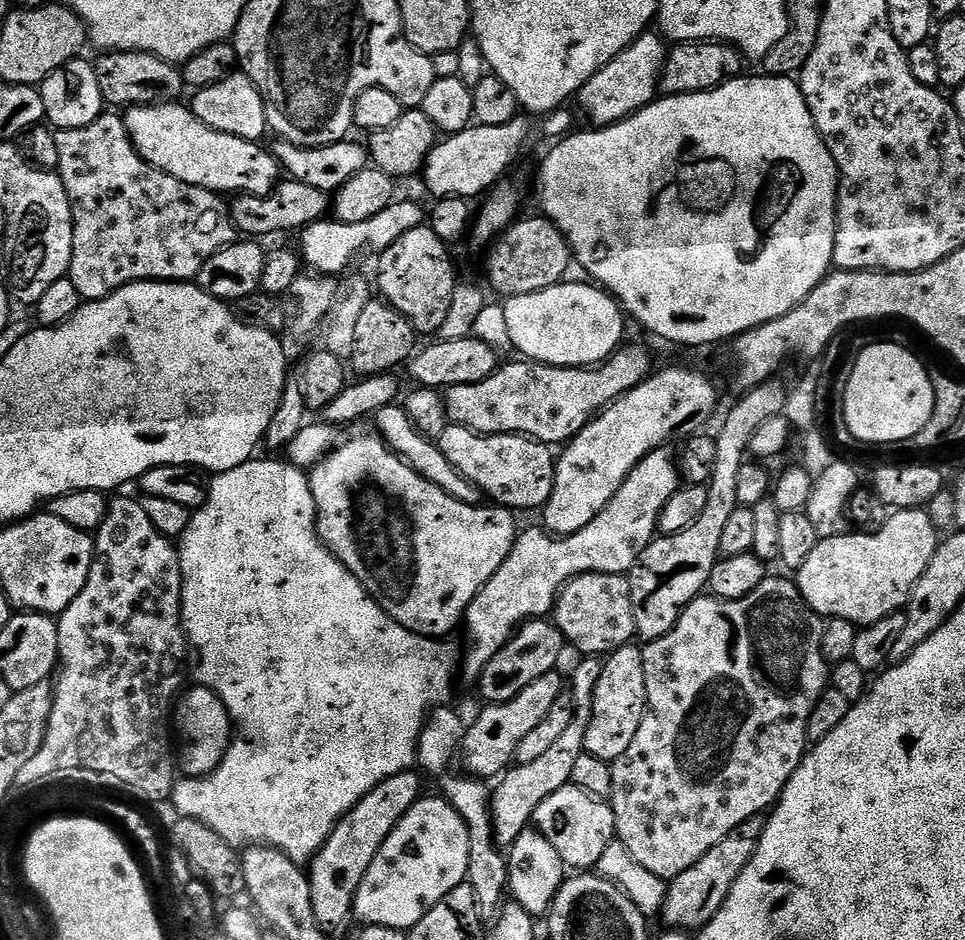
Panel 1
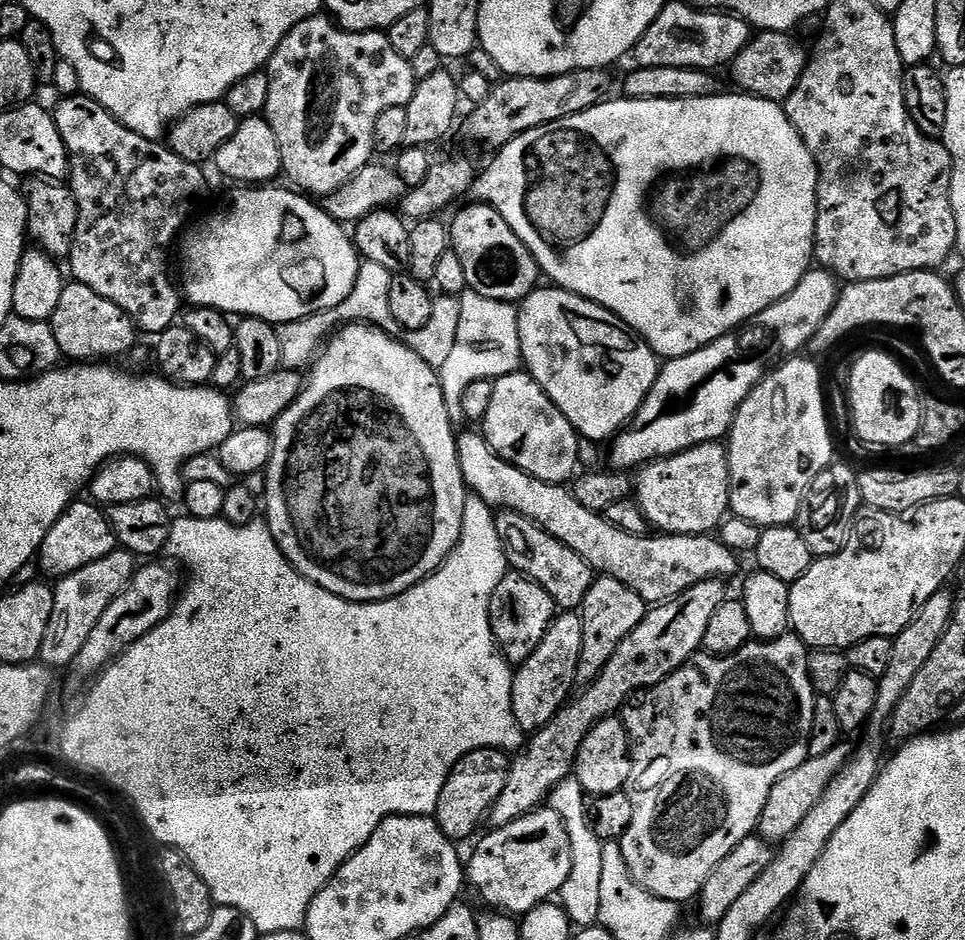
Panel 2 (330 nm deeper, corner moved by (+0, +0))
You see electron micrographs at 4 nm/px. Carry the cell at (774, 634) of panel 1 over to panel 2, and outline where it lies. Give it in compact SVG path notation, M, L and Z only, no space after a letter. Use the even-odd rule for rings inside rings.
M785 634L773 640L753 639L728 656L697 654L678 670L674 670L674 674L670 674L643 694L633 696L624 705L622 719L632 747L632 765L626 785L632 813L630 826L626 826L618 843L628 873L638 886L658 898L675 904L683 905L684 900L695 901L700 895L706 878L710 878L710 870L714 870L714 866L718 866L718 862L722 862L722 858L726 858L726 854L730 854L730 850L734 850L738 842L742 842L759 829L762 806L766 806L766 798L770 798L770 790L774 790L774 782L790 774L790 770L798 770L798 766L802 766L802 762L809 757L808 739L814 722L814 706L818 695L812 688L808 673L809 651L808 645L802 643L799 636Z

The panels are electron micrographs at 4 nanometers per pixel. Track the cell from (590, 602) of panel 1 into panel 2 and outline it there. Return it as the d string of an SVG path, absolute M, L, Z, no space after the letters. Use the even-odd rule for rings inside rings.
M497 511L496 526L498 528L498 542L504 544L504 553L508 559L508 567L511 571L521 572L526 578L530 578L555 602L557 609L576 610L586 598L586 594L594 579L592 568L570 550L558 538L546 534L530 518L522 518L520 514Z

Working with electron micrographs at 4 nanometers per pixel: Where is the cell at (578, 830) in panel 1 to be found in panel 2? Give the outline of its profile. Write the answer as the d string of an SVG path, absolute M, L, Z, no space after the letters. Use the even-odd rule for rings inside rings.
M541 806L501 828L492 828L478 840L472 857L466 860L466 884L497 913L523 914L551 901L571 872L566 828L549 806Z

